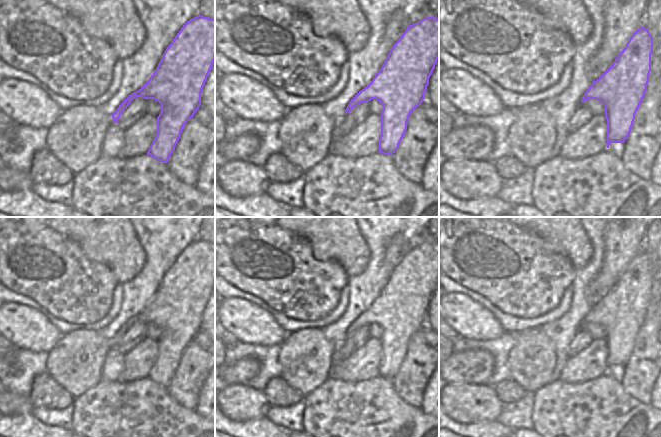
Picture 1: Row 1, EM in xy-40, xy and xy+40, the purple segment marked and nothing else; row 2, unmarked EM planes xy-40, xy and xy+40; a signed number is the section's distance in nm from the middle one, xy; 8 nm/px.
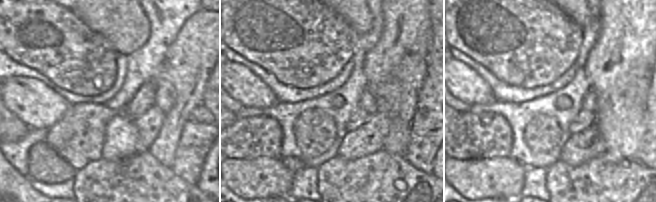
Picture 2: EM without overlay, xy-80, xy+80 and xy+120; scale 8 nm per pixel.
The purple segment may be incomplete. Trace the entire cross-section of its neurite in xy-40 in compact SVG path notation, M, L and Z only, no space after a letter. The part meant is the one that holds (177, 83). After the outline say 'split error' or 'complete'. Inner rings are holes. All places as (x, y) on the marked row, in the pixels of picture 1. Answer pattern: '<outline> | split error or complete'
M198 15L187 21L177 33L171 44L165 50L155 72L149 80L136 92L129 95L112 115L102 113L96 107L80 105L64 110L57 120L48 129L45 138L45 149L69 171L75 175L94 163L101 157L101 144L107 128L112 123L117 123L121 114L129 104L136 98L154 99L161 104L161 112L157 117L157 134L147 152L154 159L167 163L175 146L181 136L185 124L194 116L201 105L201 92L207 80L207 76L215 61L215 19Z | split error

